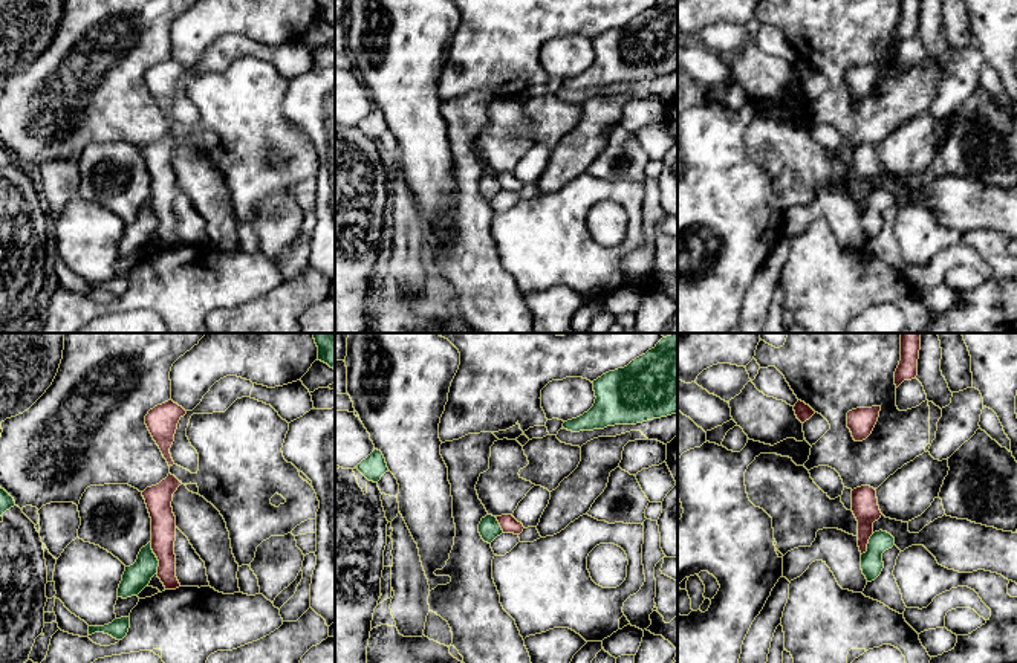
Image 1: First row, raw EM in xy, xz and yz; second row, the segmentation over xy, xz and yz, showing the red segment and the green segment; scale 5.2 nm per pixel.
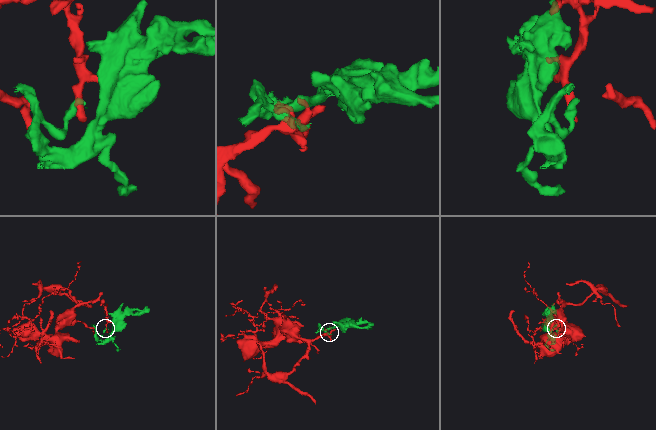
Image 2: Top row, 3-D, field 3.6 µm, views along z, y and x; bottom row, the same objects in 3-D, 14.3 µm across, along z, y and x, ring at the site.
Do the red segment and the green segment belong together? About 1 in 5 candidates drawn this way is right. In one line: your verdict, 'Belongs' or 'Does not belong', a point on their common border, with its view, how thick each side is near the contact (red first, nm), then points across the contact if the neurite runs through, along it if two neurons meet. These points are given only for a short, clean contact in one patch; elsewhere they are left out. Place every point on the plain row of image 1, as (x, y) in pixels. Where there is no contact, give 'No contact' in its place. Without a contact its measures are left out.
Does not belong. Touches red at xy (156, 214). Thickness 130 nm (red) against 140 nm. Boundary: xy (150, 200), (150, 206), (158, 219), (156, 231)

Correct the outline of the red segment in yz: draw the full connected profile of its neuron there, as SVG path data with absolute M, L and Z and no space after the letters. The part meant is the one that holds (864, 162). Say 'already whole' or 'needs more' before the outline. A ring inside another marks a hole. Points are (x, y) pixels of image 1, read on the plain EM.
already whole; M861 144L852 148L852 170L858 179L858 205L861 212L867 209L867 202L873 192L873 180L881 176L876 148Z

